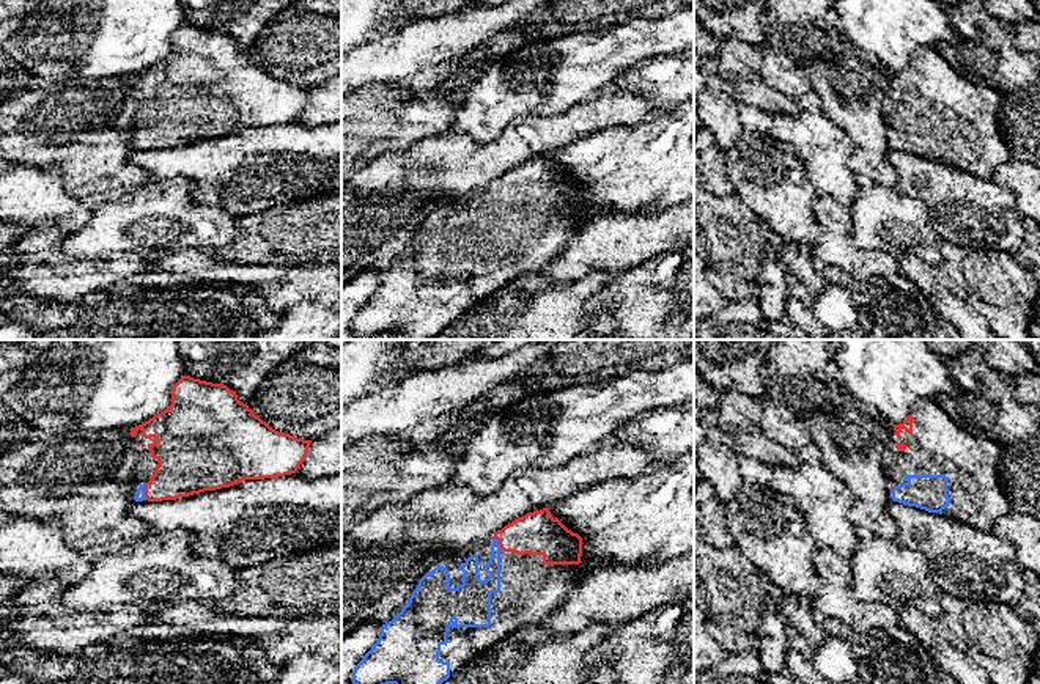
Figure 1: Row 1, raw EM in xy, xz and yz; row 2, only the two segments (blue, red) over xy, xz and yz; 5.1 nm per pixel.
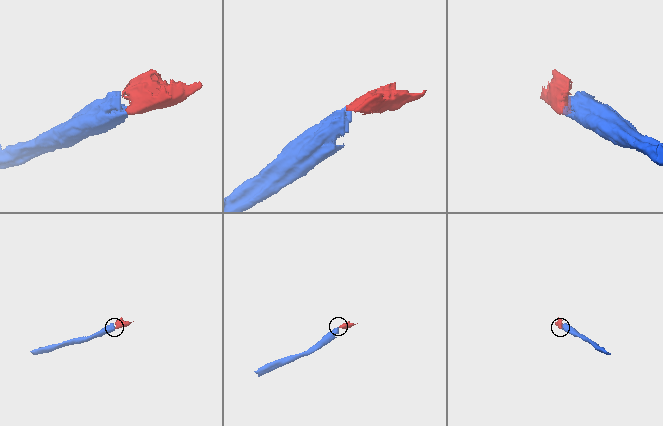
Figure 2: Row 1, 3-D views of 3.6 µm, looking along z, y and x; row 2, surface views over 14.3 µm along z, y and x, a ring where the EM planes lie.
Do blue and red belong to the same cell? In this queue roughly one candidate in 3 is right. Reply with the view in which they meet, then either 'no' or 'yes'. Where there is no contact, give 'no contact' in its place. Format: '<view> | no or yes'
xz | yes

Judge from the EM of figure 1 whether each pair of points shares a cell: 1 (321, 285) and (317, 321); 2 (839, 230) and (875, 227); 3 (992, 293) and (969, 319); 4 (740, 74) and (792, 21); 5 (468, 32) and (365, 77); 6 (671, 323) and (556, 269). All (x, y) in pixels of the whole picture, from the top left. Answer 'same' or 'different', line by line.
1: different
2: different
3: different
4: different
5: same
6: different

